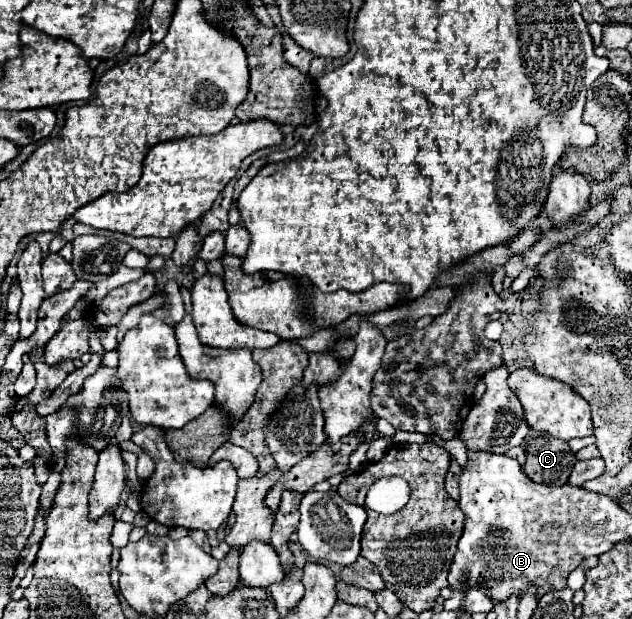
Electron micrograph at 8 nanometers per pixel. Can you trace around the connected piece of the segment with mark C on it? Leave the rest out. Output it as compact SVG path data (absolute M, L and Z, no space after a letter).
M528 435L522 443L526 463L522 471L540 485L566 485L576 463L574 453L566 441L550 435Z

